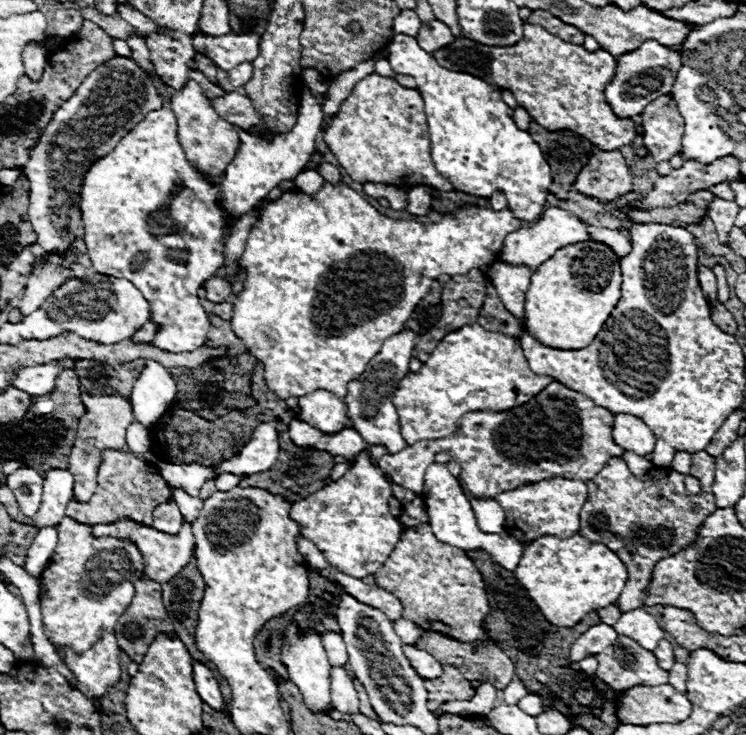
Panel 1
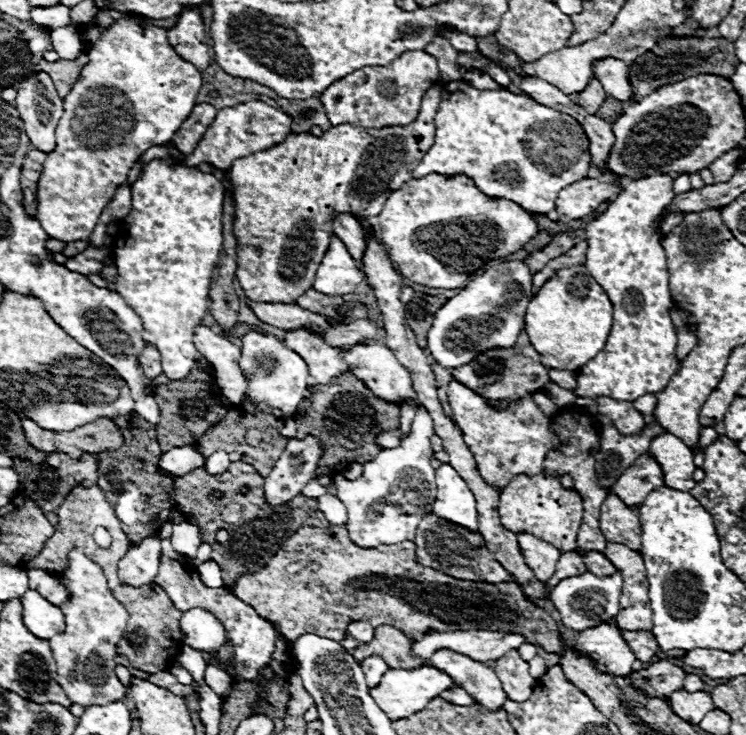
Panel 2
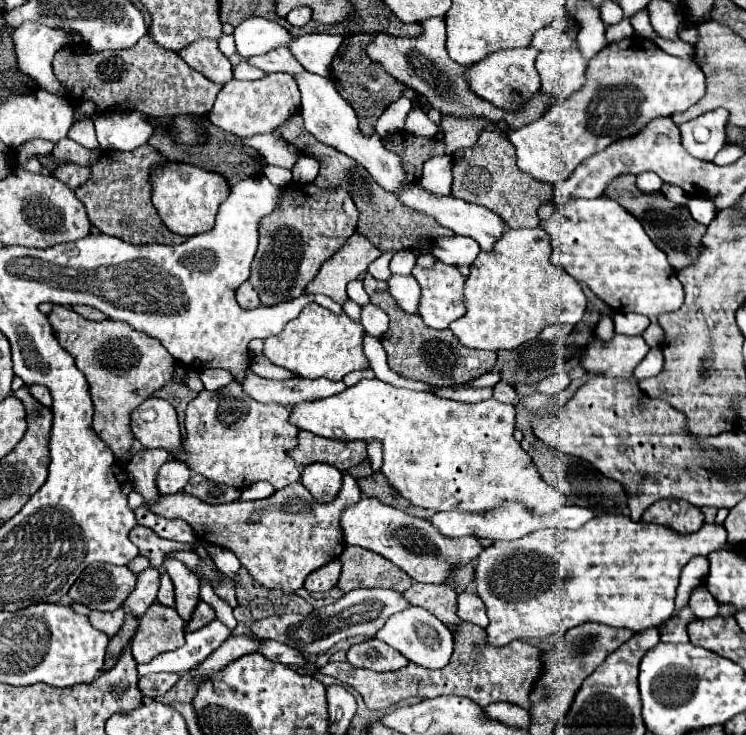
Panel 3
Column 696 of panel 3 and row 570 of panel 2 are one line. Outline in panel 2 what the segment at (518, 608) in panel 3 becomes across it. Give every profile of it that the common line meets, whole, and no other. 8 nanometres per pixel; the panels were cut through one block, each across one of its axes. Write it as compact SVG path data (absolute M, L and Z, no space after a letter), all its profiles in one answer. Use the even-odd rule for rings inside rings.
M518 532L516 538L518 538L518 546L522 548L522 556L530 566L530 570L534 572L534 576L540 582L552 578L556 570L556 562L560 558L560 550L528 532Z

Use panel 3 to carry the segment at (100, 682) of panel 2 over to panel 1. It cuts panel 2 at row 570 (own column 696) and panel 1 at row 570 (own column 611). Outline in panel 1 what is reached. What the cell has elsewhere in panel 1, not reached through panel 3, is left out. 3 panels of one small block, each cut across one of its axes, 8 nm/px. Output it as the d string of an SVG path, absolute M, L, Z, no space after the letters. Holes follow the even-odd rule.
M64 518L58 526L58 546L52 552L42 576L40 576L40 608L42 608L42 622L44 632L54 646L66 644L74 648L78 654L86 652L98 638L100 630L114 632L114 626L126 606L130 606L134 598L134 578L126 574L134 574L141 578L144 570L144 558L136 544L130 540L116 540L116 538L92 538L92 526L82 526L72 522L72 518Z

